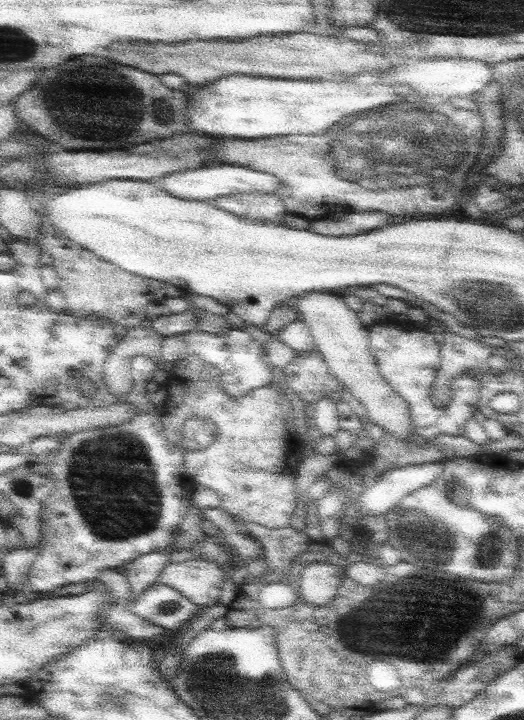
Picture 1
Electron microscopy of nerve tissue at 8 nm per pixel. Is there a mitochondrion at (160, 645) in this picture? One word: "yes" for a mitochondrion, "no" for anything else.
no

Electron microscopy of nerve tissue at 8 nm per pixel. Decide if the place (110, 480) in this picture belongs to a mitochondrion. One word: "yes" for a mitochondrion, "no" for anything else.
yes

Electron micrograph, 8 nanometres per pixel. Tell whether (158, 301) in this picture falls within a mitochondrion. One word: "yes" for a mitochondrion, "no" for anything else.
no

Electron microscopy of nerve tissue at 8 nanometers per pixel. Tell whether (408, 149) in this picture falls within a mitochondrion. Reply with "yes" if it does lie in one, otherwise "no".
yes

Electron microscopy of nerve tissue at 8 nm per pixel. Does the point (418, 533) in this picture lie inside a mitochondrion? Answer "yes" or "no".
yes

